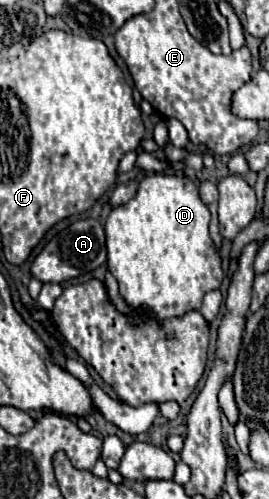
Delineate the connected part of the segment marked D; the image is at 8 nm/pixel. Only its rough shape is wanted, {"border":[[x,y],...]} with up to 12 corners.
{"border":[[152,174],[112,208],[130,308],[198,310],[224,272],[196,184]]}

